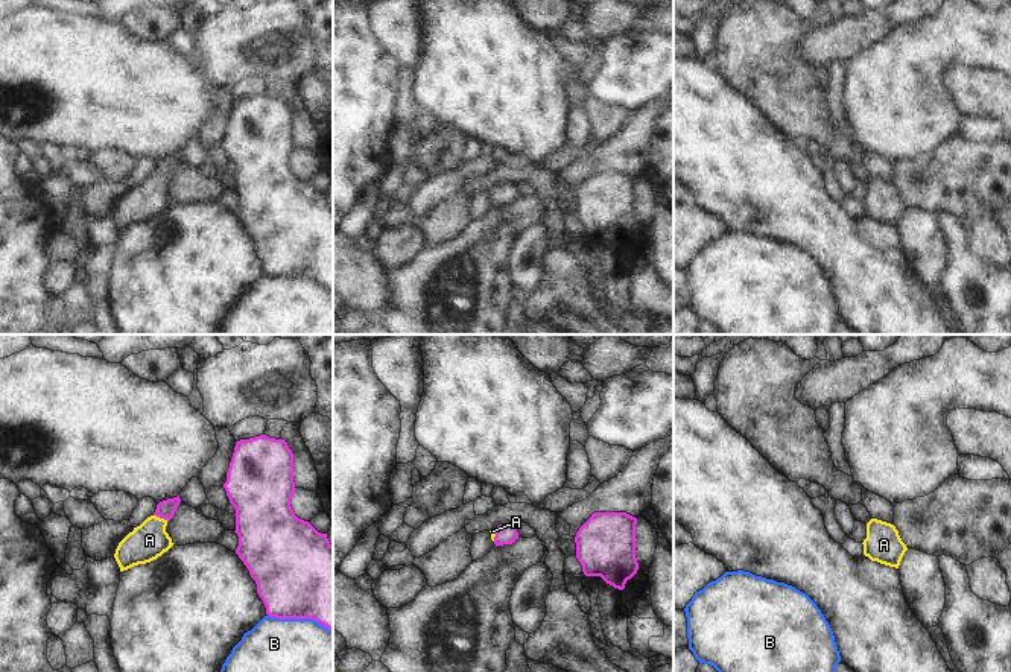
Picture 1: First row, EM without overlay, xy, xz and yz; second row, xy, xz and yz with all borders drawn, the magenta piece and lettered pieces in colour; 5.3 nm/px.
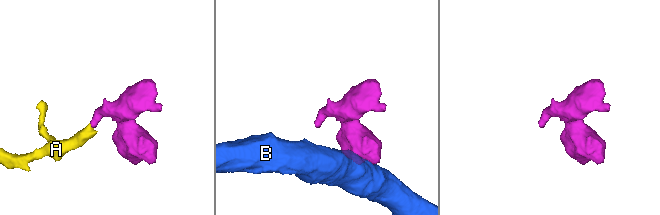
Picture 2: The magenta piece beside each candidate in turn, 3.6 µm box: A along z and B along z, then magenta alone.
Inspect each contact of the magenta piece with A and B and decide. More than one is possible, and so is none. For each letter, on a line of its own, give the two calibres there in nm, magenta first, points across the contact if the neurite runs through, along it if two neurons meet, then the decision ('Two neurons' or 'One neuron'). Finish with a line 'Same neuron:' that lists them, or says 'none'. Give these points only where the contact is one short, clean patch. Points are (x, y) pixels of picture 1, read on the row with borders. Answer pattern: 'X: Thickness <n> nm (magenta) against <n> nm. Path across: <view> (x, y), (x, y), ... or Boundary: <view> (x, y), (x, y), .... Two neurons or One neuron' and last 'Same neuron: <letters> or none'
A: Thickness 100 nm (magenta) against 200 nm. Path across: xy (164, 510), (161, 517), (154, 526), (149, 540). One neuron
B: Thickness 460 nm (magenta) against 280 nm. Two neurons
Same neuron: A.

